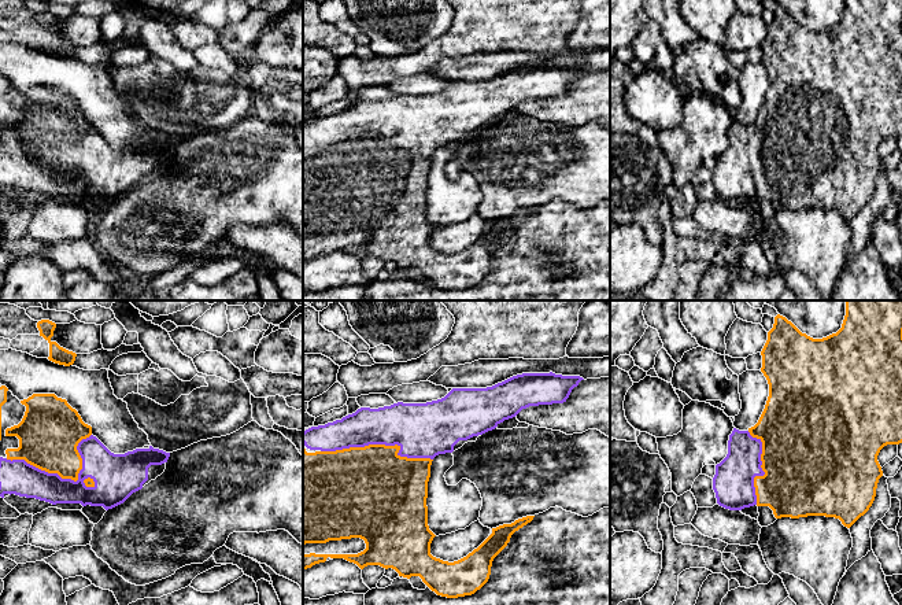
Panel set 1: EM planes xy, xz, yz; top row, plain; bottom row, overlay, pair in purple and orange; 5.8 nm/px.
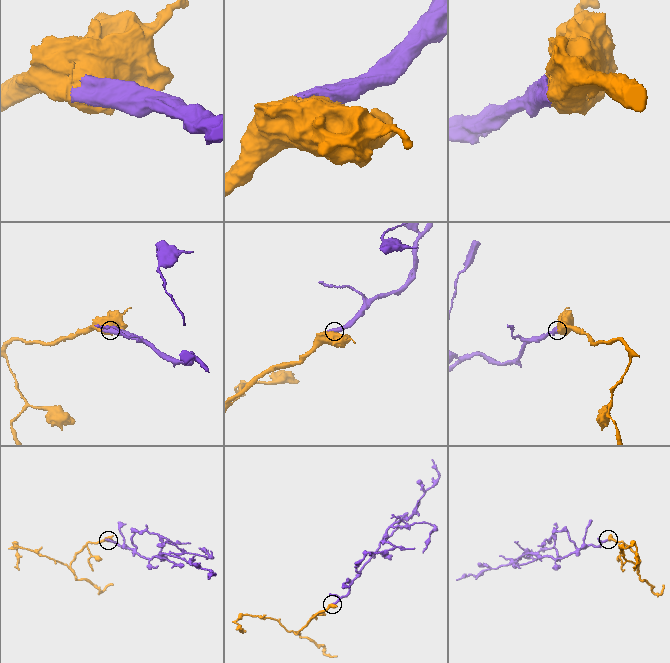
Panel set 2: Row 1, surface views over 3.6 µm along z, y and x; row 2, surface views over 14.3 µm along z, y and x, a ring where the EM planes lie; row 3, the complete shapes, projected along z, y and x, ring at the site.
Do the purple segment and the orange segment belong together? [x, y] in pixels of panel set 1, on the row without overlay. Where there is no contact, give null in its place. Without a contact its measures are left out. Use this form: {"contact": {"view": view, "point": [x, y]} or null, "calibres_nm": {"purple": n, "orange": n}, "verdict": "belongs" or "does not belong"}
{"contact": {"view": "xz", "point": [380, 136]}, "calibres_nm": {"purple": 300, "orange": 460}, "verdict": "belongs"}

